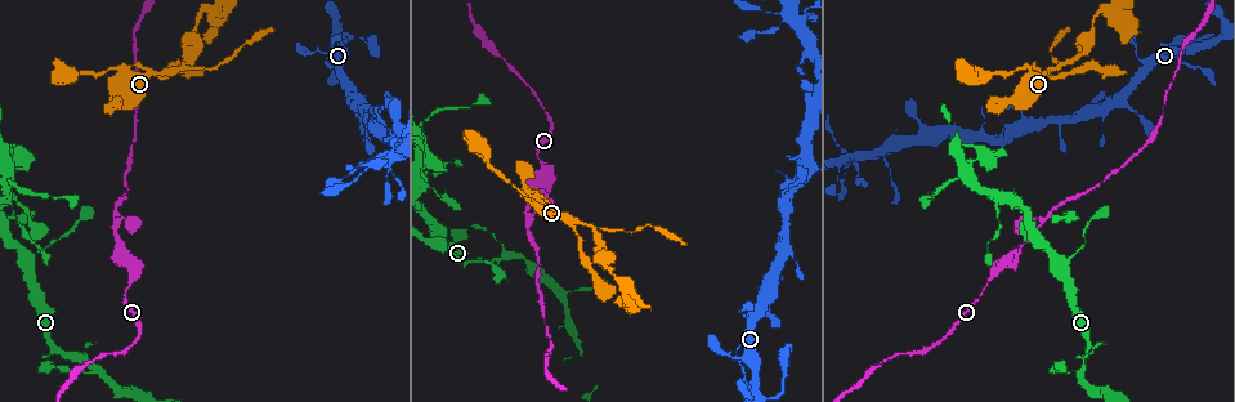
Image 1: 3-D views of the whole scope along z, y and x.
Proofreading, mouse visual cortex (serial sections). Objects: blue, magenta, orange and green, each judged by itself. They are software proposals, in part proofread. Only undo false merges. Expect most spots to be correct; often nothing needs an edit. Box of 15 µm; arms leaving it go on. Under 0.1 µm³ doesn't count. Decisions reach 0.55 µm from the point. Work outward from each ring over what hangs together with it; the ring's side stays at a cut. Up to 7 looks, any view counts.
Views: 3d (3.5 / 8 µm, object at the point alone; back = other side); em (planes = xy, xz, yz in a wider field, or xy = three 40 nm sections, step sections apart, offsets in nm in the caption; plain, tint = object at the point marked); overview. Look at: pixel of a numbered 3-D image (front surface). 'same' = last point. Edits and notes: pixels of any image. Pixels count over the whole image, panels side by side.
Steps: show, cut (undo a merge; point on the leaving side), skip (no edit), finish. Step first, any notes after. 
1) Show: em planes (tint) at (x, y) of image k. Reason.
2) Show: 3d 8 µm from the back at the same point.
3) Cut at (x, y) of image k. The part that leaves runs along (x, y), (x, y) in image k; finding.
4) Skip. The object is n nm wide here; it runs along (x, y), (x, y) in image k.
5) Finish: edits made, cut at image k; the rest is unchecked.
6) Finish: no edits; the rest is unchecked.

Show: 3d 3.5 µm from the back at (1059, 70) of image 1. Three arms meet.

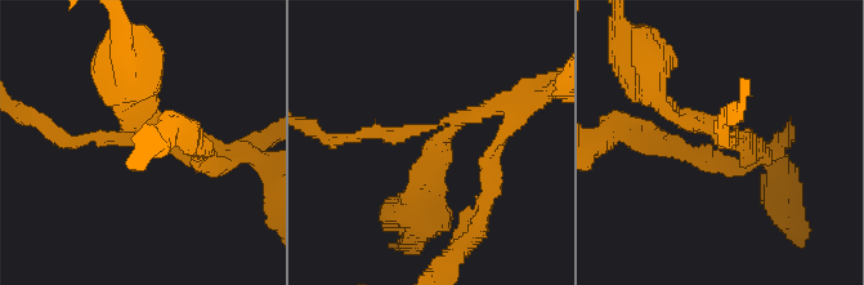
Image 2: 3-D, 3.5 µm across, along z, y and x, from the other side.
Show: em xy step 1 (tint) at (442, 140) of image 2. Now the EM.

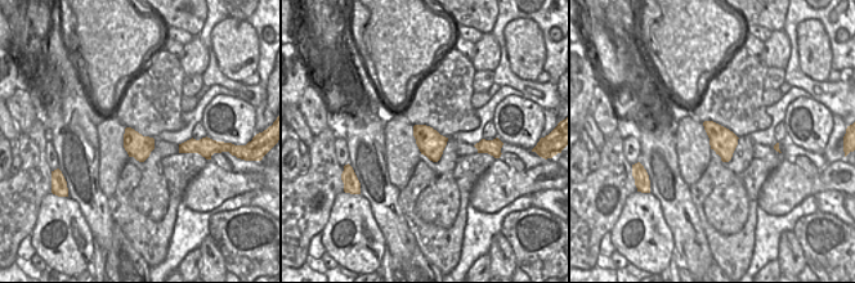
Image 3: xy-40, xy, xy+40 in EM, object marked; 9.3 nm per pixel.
Skip. 3 arms meet here; it runs along (516, 101), (437, 141), (410, 204) in image 2; one cell here.

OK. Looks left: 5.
Show: 3d 3.5 µm at (116, 227) of image 1. Abrupt turn.

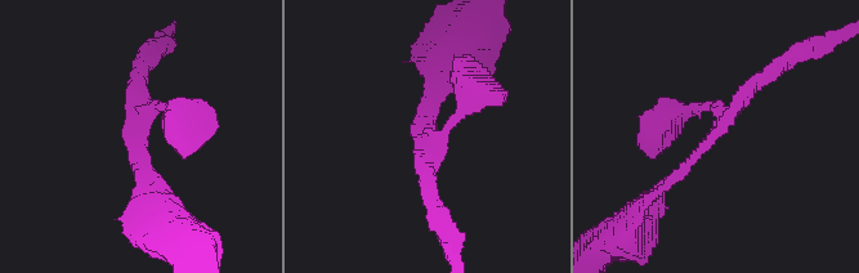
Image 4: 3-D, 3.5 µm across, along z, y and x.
Show: em xy step 3 (tint) at (420, 136) of image 4.

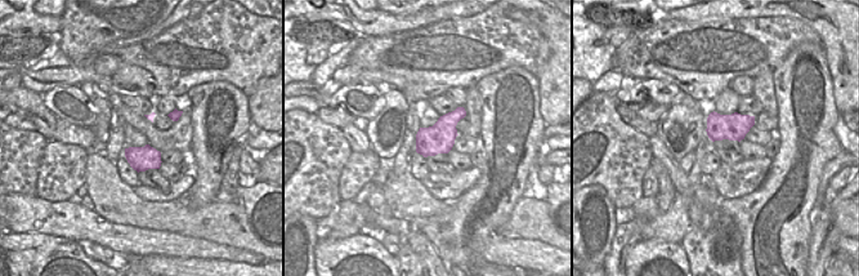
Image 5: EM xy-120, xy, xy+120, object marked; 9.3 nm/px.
Skip. The arms are 150, 150, 200 nm wide; it runs along (657, 189), (777, 67) in image 4; continuous, no second cell.

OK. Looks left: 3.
Show: 3d 3.5 µm at (527, 186) of image 1. Abrupt turn.

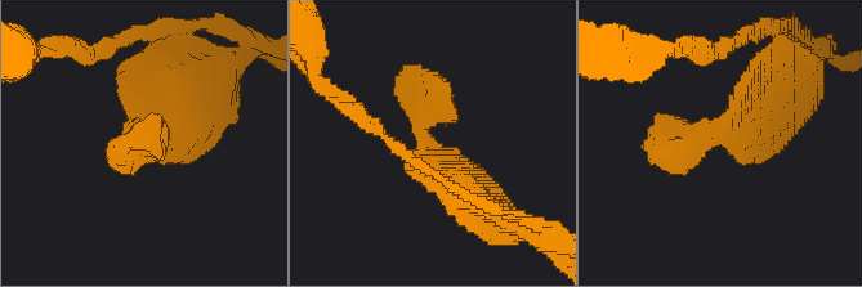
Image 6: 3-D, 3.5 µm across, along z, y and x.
Show: em xy step 5 (tint) at (723, 138) of image 6. Now the EM.

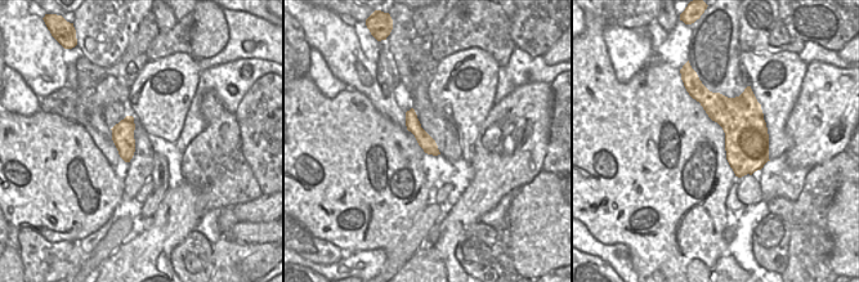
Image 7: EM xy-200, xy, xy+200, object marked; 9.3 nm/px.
Show: em xy step 1 (tint) at the same point.

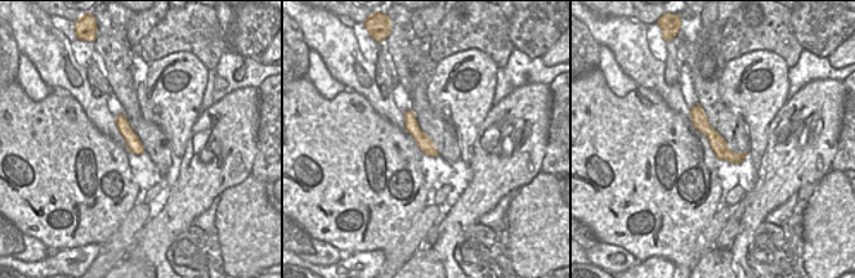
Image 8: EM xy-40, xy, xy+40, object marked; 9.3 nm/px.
Skip. The object is 140 nm wide here; it runs along (694, 110), (716, 142), (739, 158) in image 8; continuous, no second cell.

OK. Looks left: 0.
Finish: no edits; the rest is unchecked.

